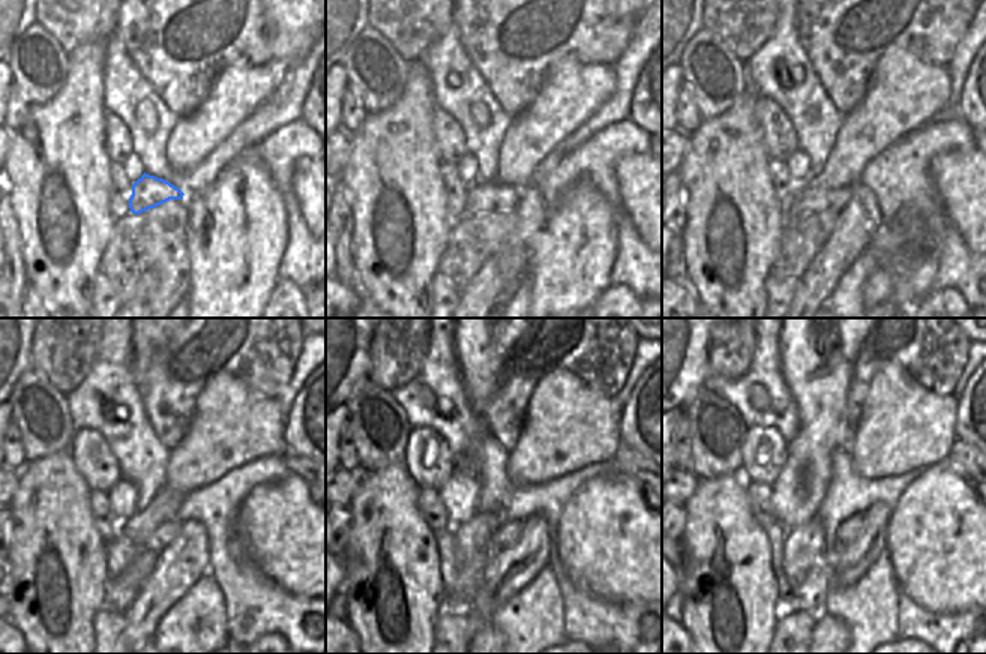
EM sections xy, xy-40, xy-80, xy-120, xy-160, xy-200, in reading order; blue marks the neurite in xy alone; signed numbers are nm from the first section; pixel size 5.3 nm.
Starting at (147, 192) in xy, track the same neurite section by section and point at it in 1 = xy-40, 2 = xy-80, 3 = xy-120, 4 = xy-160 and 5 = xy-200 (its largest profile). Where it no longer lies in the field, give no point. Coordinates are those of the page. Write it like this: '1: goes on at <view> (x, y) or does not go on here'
1: goes on at xy-40 (483, 197)
2: goes on at xy-80 (835, 200)
3: goes on at xy-120 (165, 533)
4: goes on at xy-160 (506, 533)
5: goes on at xy-200 (847, 531)

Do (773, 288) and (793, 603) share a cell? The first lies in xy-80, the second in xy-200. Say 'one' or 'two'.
two

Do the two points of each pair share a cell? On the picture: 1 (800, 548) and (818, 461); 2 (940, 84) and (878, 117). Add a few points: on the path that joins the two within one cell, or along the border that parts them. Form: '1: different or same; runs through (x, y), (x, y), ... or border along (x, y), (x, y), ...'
1: different; border along (815, 516), (787, 530)
2: same; runs through (925, 87), (907, 92), (893, 105)

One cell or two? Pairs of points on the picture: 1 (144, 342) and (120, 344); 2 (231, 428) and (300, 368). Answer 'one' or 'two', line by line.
1: two
2: two

